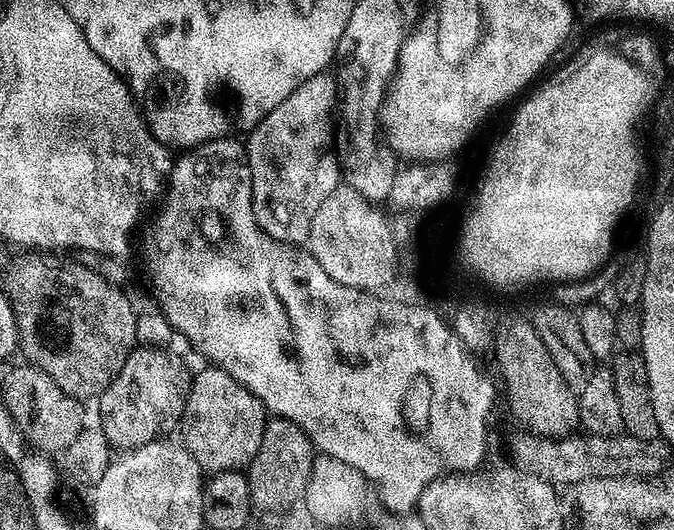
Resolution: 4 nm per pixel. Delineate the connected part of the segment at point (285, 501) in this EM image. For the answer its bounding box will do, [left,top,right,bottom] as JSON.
[246,418,314,514]

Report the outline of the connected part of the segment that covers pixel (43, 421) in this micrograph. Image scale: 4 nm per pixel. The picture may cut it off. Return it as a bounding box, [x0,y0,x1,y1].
[2,366,86,454]

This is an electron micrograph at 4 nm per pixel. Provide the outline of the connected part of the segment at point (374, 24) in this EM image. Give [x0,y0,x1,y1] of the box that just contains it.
[335,2,405,202]

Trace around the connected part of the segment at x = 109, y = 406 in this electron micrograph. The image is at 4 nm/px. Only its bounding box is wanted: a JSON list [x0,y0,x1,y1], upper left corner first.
[98,346,193,454]

